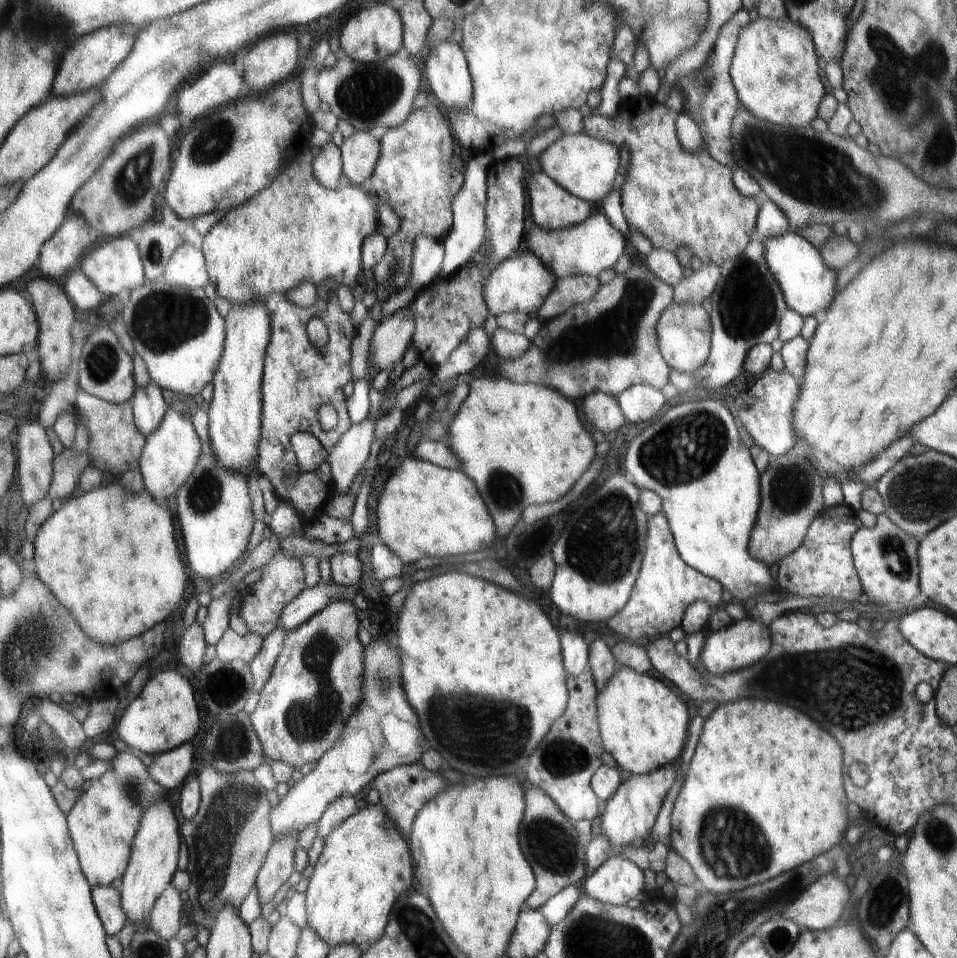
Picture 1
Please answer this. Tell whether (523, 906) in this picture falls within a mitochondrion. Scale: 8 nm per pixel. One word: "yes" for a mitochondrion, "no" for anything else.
no

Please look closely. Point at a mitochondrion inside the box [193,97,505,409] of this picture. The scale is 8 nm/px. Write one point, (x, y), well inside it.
(216, 142)

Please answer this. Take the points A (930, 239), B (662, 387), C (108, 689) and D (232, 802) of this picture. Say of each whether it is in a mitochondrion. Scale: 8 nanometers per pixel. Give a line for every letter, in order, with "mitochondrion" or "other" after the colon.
A: other
B: other
C: other
D: mitochondrion

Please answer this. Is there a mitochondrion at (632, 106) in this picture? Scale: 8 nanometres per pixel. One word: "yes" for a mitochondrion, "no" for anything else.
no

